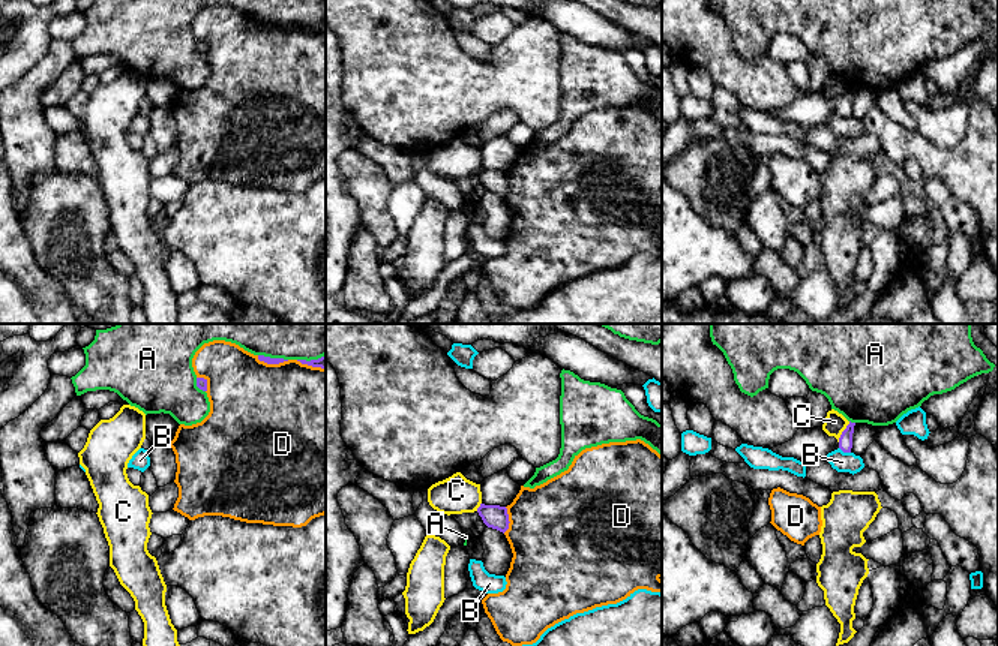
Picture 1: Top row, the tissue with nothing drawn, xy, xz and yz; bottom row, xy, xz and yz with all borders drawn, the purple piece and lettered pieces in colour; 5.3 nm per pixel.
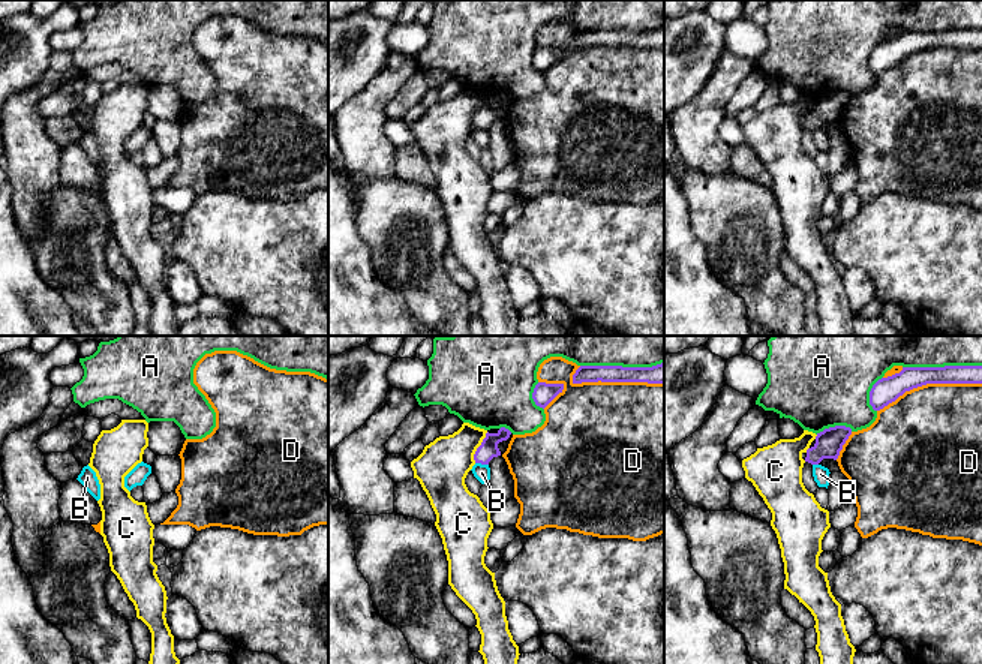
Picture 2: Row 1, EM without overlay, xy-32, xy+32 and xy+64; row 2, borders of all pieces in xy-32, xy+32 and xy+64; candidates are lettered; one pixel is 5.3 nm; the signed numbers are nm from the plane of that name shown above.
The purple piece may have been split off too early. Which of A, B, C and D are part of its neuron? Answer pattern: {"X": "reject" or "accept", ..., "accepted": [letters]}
{"A": "reject", "B": "reject", "C": "reject", "D": "reject", "accepted": []}

